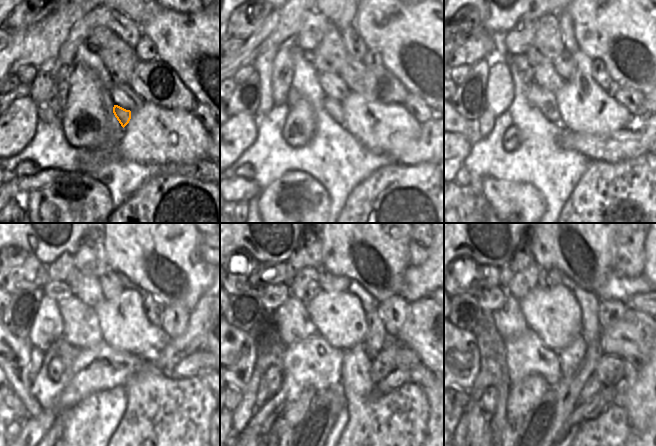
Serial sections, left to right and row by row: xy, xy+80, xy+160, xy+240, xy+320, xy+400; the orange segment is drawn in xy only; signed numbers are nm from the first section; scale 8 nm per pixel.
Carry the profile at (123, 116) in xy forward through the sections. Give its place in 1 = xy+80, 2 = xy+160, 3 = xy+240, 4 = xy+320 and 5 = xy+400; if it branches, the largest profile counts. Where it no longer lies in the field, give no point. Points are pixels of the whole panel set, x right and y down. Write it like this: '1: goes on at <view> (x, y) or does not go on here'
1: goes on at xy+80 (333, 107)
2: goes on at xy+160 (545, 101)
3: goes on at xy+240 (81, 329)
4: goes on at xy+320 (291, 319)
5: goes on at xy+400 (509, 319)

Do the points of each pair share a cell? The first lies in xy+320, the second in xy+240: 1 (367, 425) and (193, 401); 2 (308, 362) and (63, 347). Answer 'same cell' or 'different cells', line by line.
1: same cell
2: different cells

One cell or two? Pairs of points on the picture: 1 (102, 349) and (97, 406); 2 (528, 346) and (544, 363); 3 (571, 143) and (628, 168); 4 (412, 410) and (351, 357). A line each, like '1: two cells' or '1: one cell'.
1: two cells
2: one cell
3: two cells
4: one cell

